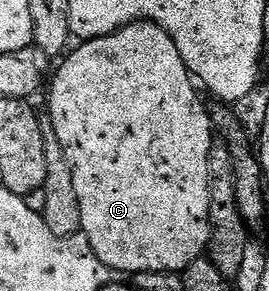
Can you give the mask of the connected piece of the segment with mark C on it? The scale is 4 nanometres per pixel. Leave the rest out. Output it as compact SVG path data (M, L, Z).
M137 21L134 25L126 25L112 35L81 42L77 47L79 49L71 48L65 54L66 62L59 67L58 74L56 69L49 82L48 119L56 131L56 139L60 139L60 147L68 159L68 167L72 167L72 184L76 186L76 199L80 199L81 236L88 239L96 259L100 259L100 263L107 265L115 274L133 275L144 271L181 273L210 248L208 159L210 148L216 143L216 134L210 124L207 102L204 103L198 98L198 93L194 90L195 78L188 71L184 59L180 59L180 51L176 51L176 43L172 43L172 35L168 35L166 29L153 25L150 21Z

